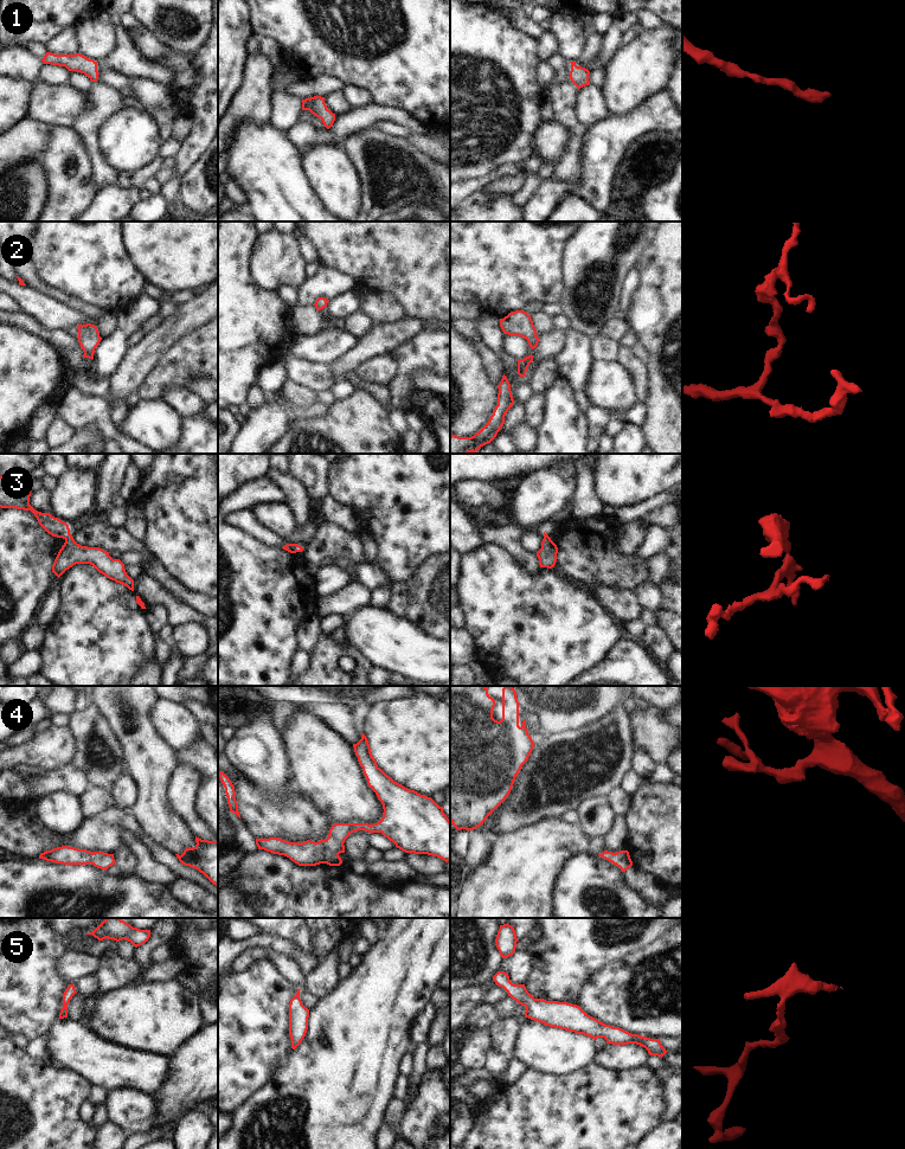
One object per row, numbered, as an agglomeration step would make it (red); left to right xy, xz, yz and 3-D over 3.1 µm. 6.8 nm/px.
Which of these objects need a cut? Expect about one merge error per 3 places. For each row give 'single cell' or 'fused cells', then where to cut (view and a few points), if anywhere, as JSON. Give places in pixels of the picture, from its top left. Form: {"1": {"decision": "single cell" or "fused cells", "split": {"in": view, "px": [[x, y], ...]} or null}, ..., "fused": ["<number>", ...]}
{"1": {"decision": "single cell", "split": null}, "2": {"decision": "single cell", "split": null}, "3": {"decision": "fused cells", "split": {"in": "xy", "px": [[69, 533], [64, 538]]}}, "4": {"decision": "single cell", "split": null}, "5": {"decision": "single cell", "split": null}, "fused": ["3"]}

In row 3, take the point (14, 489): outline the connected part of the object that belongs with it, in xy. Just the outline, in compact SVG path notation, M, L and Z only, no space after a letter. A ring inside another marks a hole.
M28 473L0 476L0 507L31 511L49 534L65 539L71 532L66 522L50 513L38 512L30 505L31 481Z

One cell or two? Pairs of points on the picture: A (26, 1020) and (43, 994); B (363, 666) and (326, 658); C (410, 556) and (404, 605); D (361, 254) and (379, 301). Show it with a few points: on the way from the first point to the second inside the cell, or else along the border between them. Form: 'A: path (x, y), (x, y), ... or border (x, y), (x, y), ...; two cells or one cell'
A: path (26, 1014), (26, 1011), (37, 1000); one cell
B: path (354, 656), (350, 652), (335, 652); one cell
C: border (428, 558), (409, 577), (393, 583); two cells
D: border (373, 289), (380, 293), (389, 293), (399, 306); two cells

